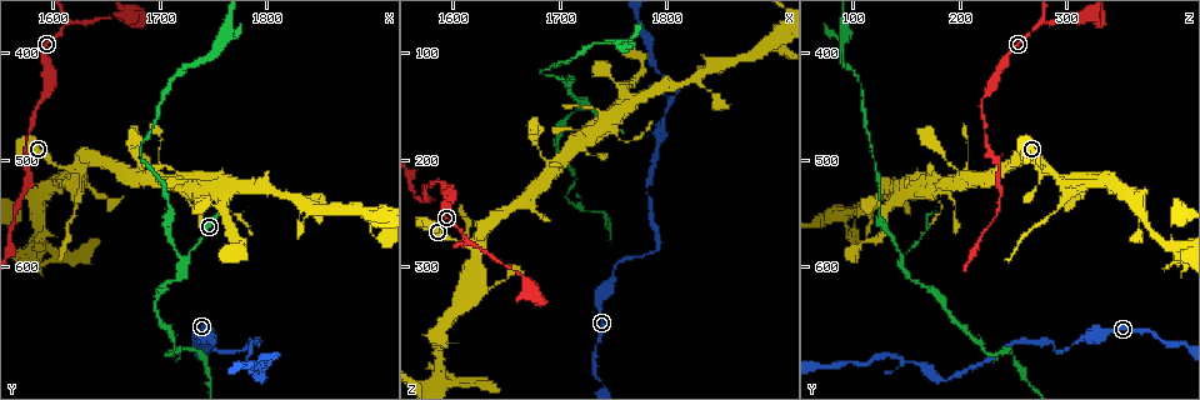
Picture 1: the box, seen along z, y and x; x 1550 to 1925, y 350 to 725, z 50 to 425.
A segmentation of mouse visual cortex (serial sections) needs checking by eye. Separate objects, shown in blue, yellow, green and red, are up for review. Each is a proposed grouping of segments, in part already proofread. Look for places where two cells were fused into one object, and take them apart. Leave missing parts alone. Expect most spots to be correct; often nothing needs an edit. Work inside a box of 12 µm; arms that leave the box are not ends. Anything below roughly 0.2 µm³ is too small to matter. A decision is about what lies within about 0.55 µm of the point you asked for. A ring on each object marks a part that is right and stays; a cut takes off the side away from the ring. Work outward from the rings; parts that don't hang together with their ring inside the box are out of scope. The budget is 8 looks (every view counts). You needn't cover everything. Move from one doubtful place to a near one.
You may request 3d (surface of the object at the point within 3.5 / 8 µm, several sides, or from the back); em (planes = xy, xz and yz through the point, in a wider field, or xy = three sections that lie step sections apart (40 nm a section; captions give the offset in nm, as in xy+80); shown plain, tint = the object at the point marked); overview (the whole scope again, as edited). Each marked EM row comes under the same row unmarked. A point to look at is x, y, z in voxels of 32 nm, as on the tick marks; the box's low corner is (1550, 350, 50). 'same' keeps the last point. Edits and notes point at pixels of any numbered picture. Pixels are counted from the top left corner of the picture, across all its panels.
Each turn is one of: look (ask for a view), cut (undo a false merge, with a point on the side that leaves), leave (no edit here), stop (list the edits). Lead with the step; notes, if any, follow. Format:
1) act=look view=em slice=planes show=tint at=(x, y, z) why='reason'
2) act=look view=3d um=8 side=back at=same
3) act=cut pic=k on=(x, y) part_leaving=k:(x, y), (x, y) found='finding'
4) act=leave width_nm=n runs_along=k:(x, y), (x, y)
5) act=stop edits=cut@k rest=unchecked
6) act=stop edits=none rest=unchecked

act=look view=3d um=3.5 at=(1722, 590, 146)

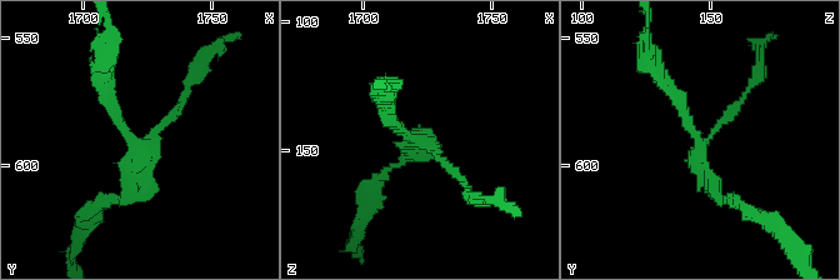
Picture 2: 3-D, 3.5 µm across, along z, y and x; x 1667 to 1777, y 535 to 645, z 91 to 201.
act=look view=em slice=planes show=tint at=(1723, 591, 148)

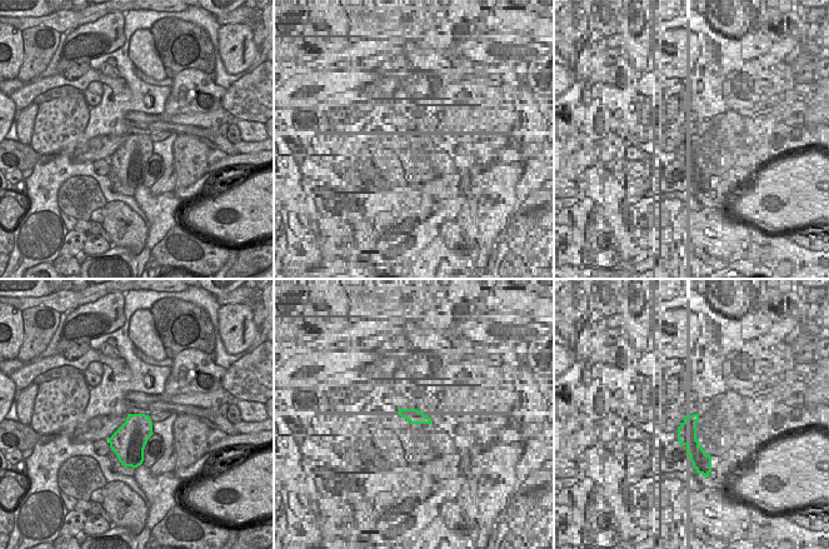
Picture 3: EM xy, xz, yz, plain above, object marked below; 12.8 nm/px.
act=leave runs_along=2:(465, 190), (388, 110) found='continuous, no second cell'

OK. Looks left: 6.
act=look view=3d um=8 at=(1682, 492, 118) why='abrupt turn'

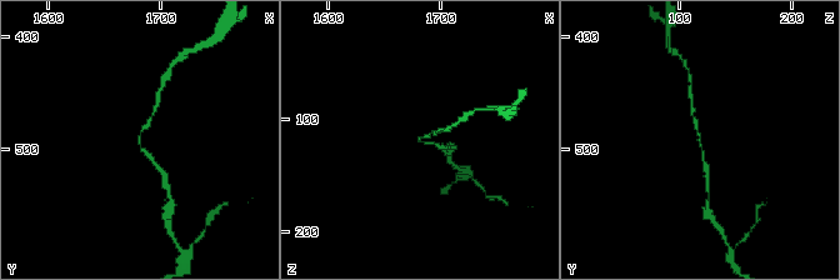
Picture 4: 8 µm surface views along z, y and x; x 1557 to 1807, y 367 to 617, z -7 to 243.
act=look view=em slice=xy step=2 show=tint at=(1682, 496, 118) arm_widths_nm=100,150

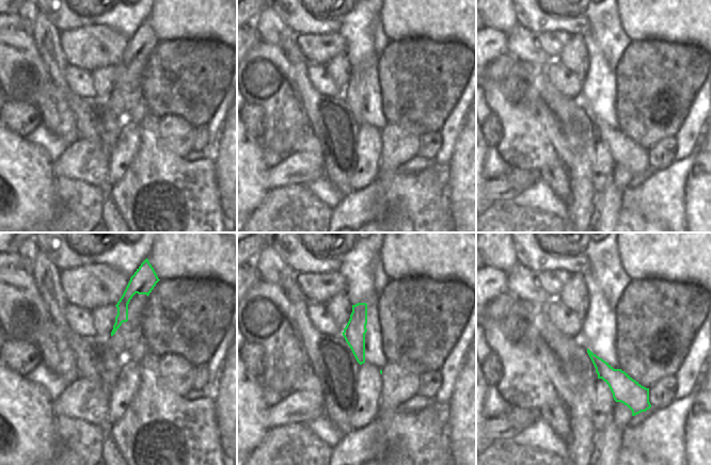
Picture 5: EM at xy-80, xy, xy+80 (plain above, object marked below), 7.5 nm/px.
act=leave runs_along=4:(706, 169), (693, 110) found='one cell here'

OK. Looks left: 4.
act=look view=3d um=3.5 at=(1728, 676, 248) why='narrows sharply'

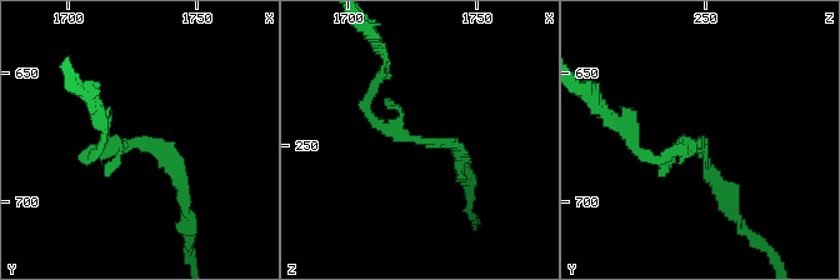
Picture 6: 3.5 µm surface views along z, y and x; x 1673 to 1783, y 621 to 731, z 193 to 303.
act=look view=em slice=xy step=3 show=tint at=(1730, 679, 247)

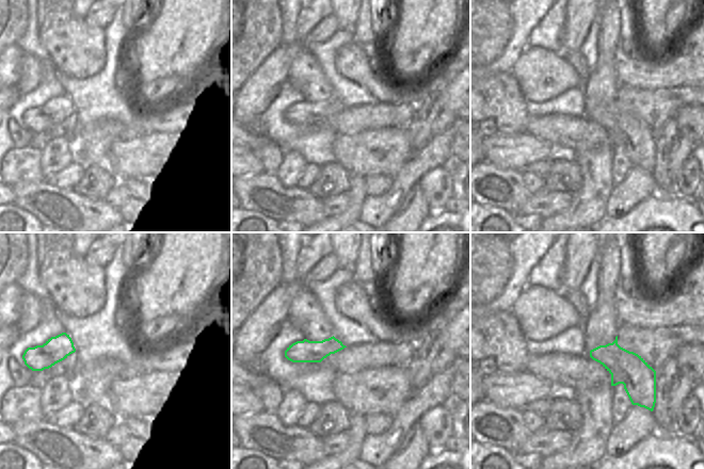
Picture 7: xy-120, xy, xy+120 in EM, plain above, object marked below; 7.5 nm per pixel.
act=leave runs_along=6:(369, 98), (376, 124), (450, 143), (465, 163) found='one cell here'

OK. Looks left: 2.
act=stop edits=none rest=unchecked

